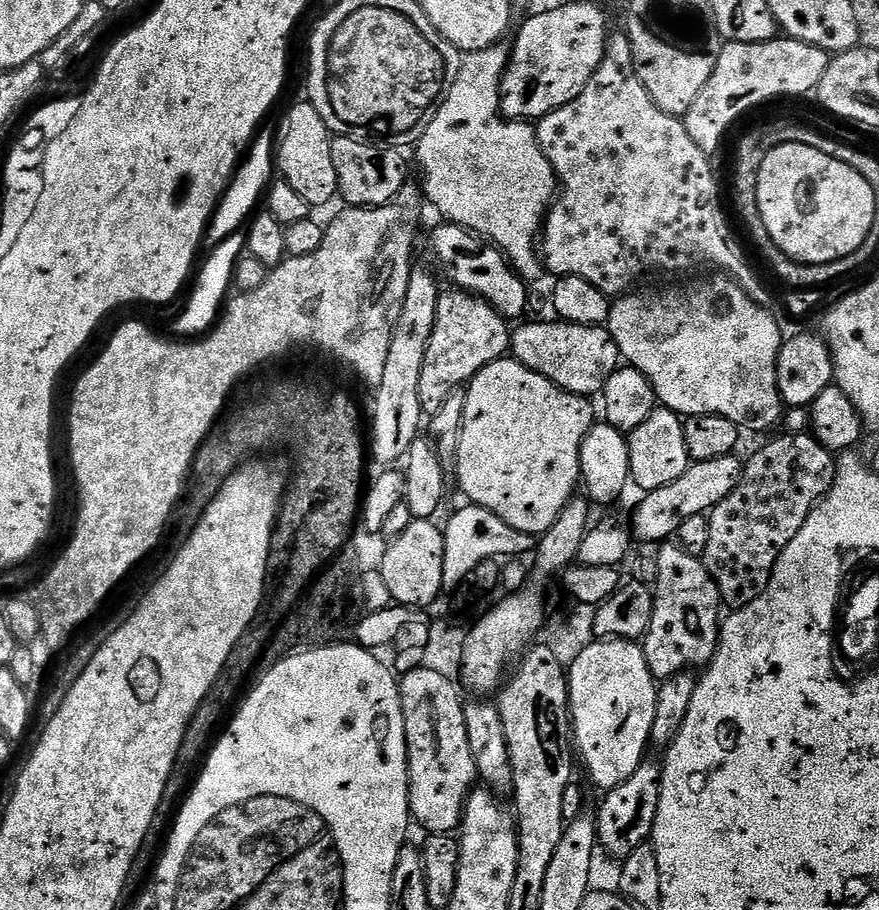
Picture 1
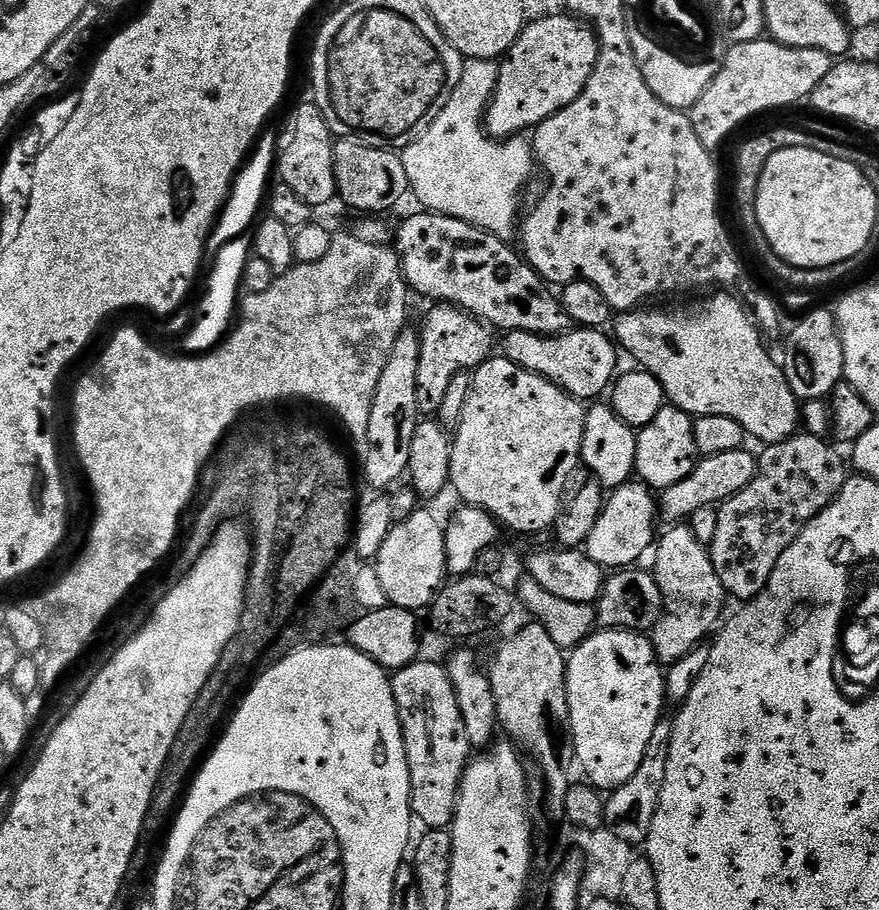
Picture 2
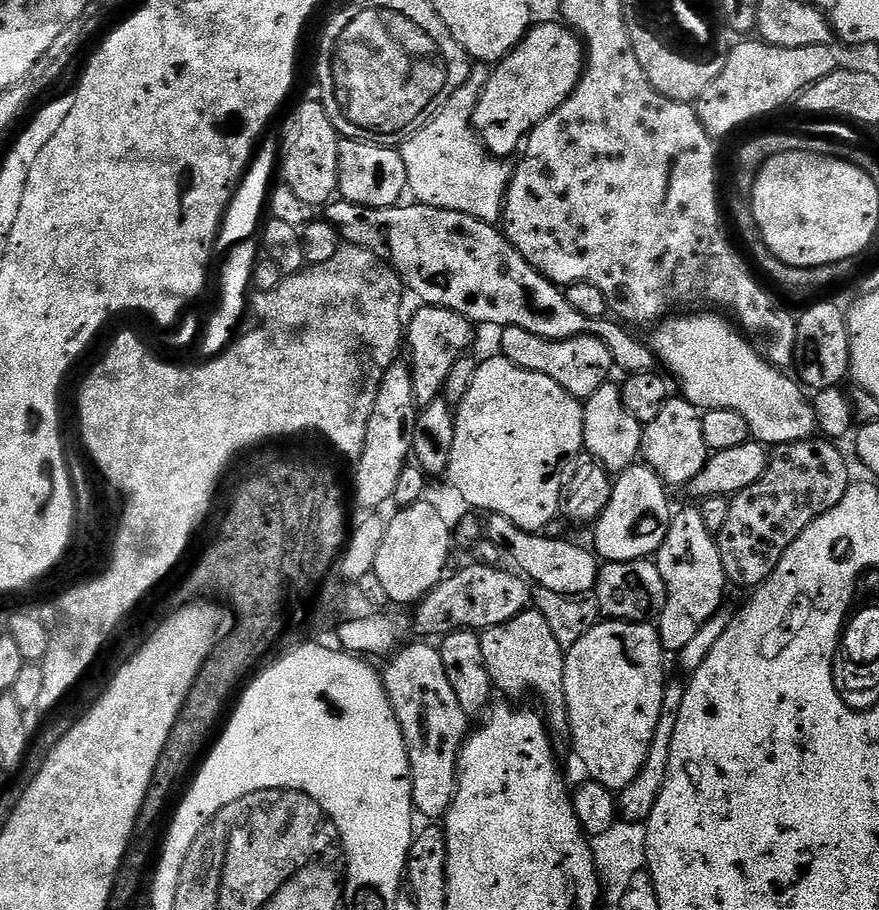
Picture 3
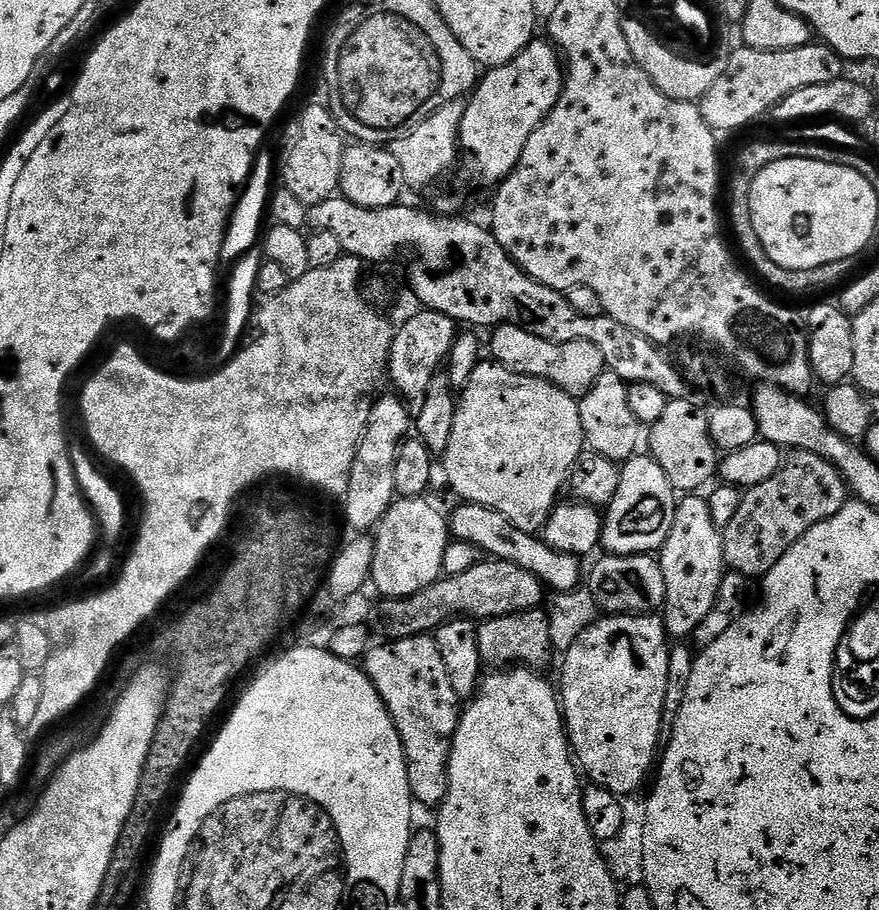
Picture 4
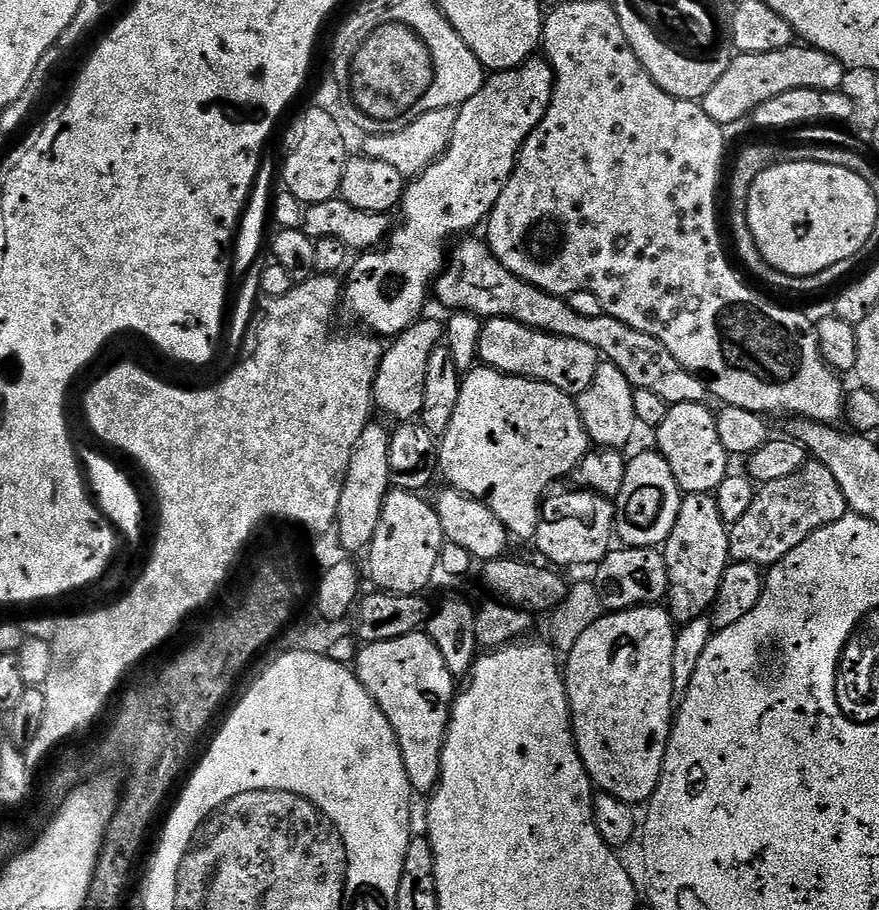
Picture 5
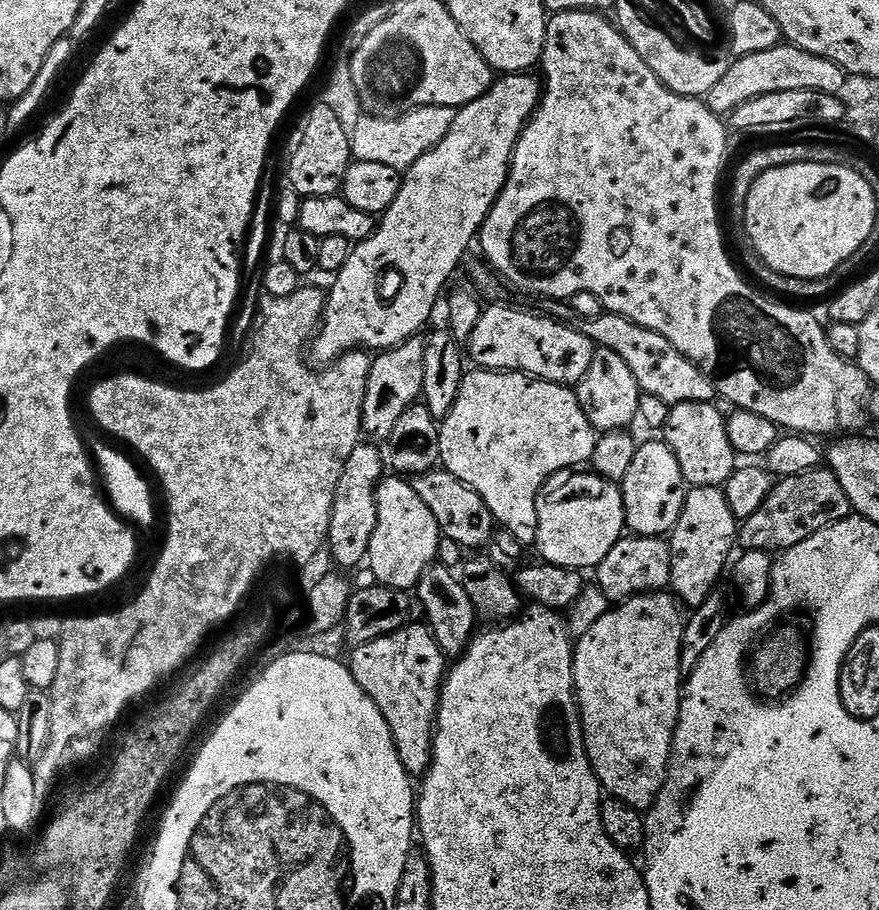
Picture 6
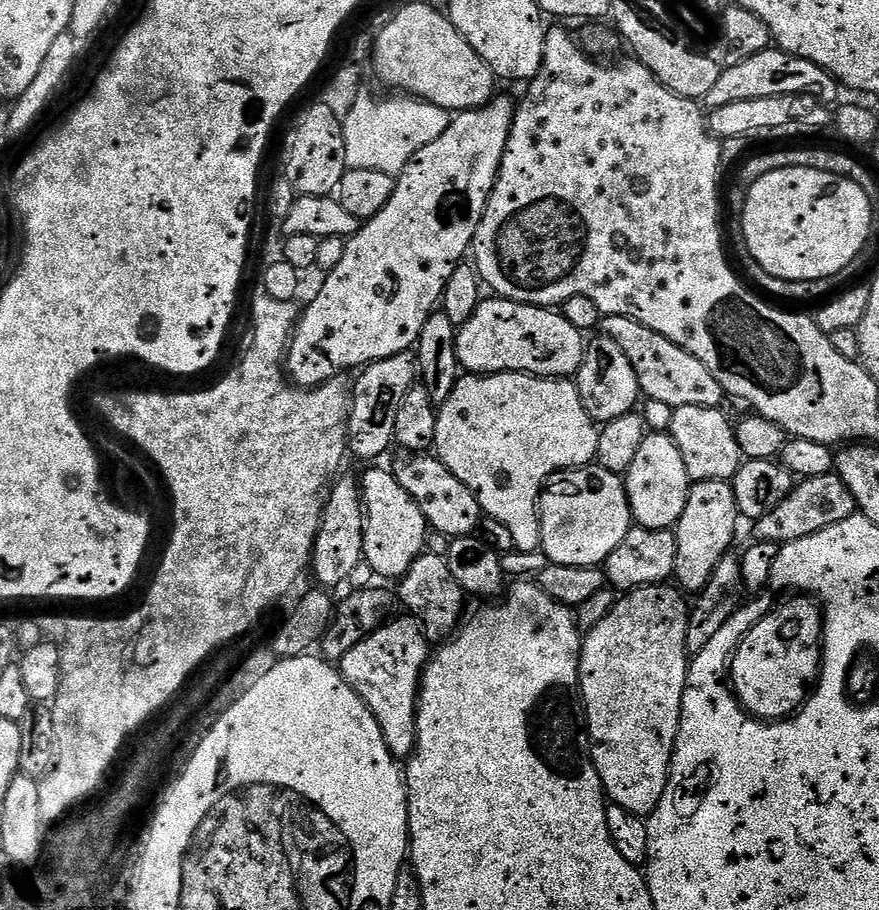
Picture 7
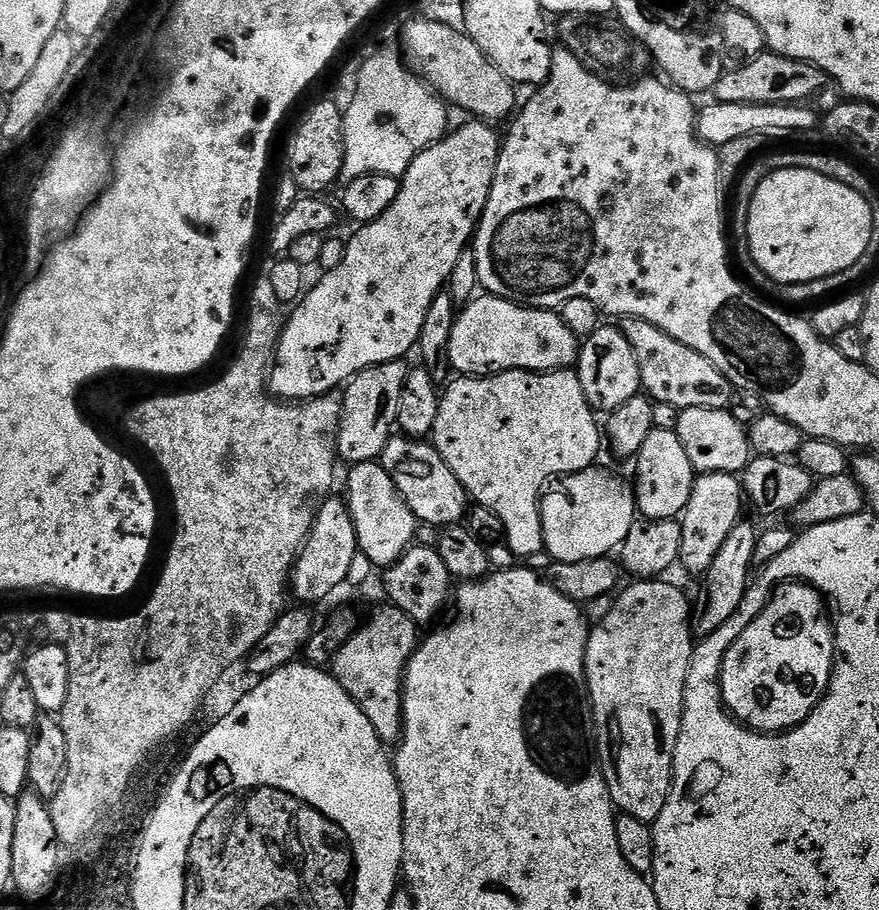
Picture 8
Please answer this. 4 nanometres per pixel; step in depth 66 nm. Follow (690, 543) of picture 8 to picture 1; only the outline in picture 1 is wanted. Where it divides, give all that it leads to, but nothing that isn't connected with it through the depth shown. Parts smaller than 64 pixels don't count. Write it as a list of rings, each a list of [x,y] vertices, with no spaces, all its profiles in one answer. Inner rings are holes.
[[[676,542],[665,543],[661,548],[664,549],[656,556],[654,614],[650,618],[648,632],[642,637],[642,647],[652,675],[657,678],[667,678],[675,676],[677,672],[699,669],[711,660],[712,655],[716,653],[716,643],[720,640],[722,601],[718,586],[714,578],[710,578],[701,557],[690,554]]]

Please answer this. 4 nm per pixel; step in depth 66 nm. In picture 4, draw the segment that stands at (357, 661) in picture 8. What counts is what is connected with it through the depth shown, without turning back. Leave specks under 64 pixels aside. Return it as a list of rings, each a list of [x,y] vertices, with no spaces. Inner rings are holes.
[[[427,635],[380,642],[377,648],[368,648],[362,660],[362,667],[372,685],[378,690],[384,709],[390,714],[400,735],[413,801],[417,805],[425,804],[426,807],[432,808],[431,810],[439,809],[440,803],[448,796],[448,759],[452,739],[460,725],[462,698],[454,694],[454,686],[450,686],[450,677],[446,675],[446,665],[442,662],[442,654],[438,654],[435,639]]]

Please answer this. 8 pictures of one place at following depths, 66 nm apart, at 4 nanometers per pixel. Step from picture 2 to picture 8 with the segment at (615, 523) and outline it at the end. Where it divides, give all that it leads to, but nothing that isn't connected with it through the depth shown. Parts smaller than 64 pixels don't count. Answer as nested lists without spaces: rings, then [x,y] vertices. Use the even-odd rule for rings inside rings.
[[[653,428],[642,442],[640,455],[635,457],[636,482],[634,491],[639,515],[646,520],[675,520],[690,502],[690,490],[696,481],[697,472],[686,458],[686,449],[676,431]]]

